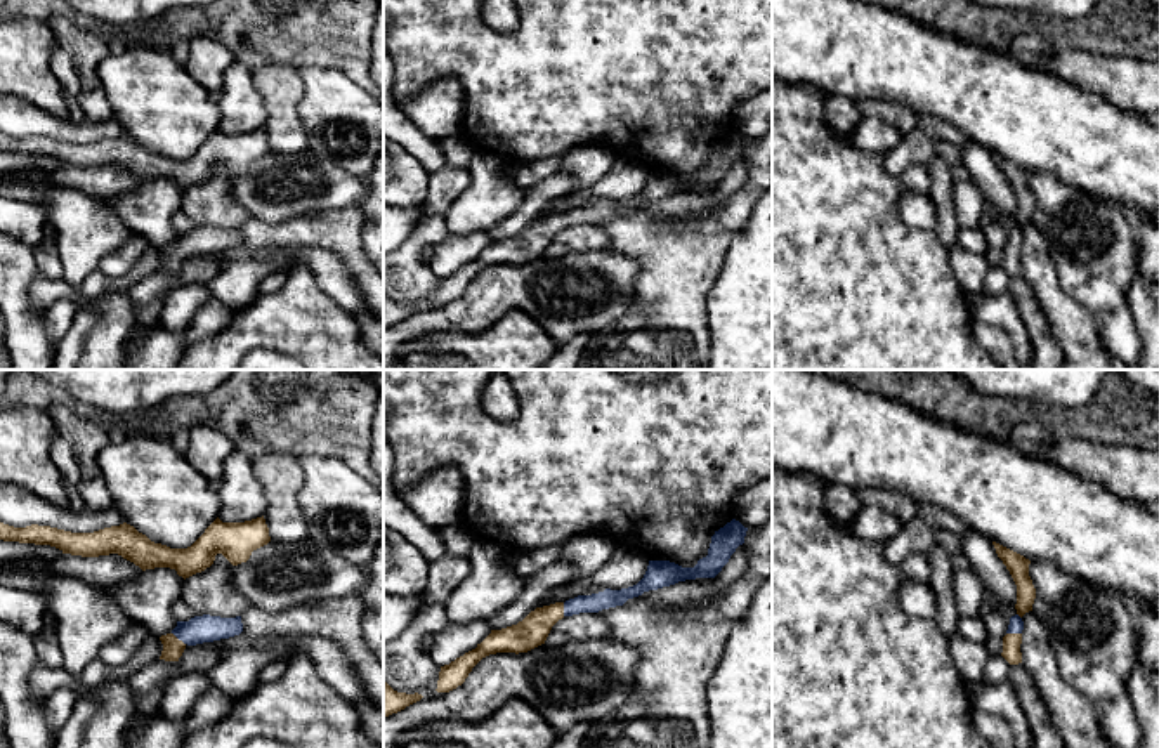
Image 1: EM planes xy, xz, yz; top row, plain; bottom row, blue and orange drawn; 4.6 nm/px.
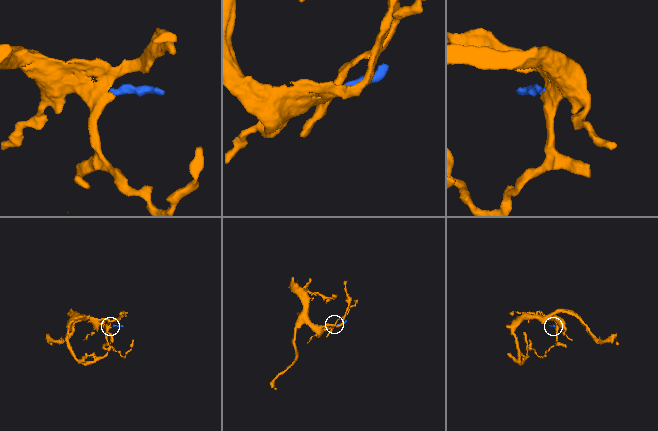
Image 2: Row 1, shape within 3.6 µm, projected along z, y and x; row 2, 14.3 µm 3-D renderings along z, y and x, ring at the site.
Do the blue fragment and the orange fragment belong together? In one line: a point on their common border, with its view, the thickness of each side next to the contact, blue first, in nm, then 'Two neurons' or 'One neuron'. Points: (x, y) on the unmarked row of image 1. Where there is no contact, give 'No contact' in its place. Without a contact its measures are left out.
Touches blue at yz (1014, 243). Thickness 70 nm (blue) against 80 nm. One neuron

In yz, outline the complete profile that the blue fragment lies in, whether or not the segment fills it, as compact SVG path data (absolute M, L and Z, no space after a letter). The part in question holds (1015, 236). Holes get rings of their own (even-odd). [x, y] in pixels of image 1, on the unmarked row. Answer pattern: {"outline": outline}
{"outline": "M992 153L992 156L996 160L998 168L1003 172L1003 175L1006 177L1017 196L1017 215L1015 215L1017 226L1010 229L1006 246L1003 248L1001 267L1010 276L1018 276L1022 274L1022 264L1020 264L1022 241L1024 241L1022 227L1032 222L1032 215L1036 210L1036 200L1029 187L1031 172L996 153Z"}

